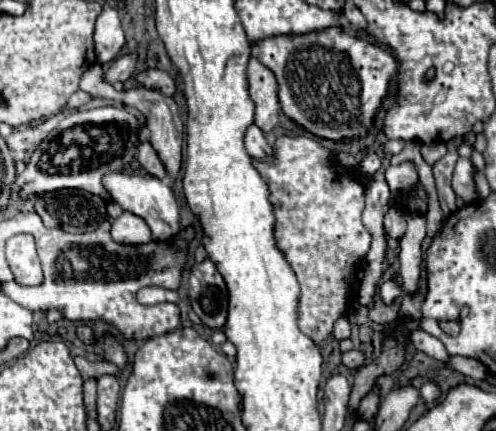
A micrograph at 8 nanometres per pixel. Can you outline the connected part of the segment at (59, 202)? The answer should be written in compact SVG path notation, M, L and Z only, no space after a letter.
M58 189L40 193L34 209L46 227L58 227L70 233L94 231L106 217L106 203L92 193L78 189Z

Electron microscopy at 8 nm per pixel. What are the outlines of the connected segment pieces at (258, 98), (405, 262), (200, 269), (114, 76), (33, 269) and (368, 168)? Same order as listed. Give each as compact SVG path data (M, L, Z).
M256 59L248 63L248 83L250 83L250 97L256 103L254 123L264 131L270 133L280 117L280 105L276 97L276 79L272 71L260 65Z
M408 215L406 221L406 233L400 239L400 277L404 293L414 295L420 289L422 241L426 237L426 219L422 215Z
M210 259L196 263L190 271L190 303L204 325L222 329L228 313L228 291L222 275Z
M124 55L110 65L110 69L104 73L102 79L110 85L114 85L116 81L126 81L134 75L134 67L136 67L136 57L134 55Z
M16 235L6 241L6 259L14 277L34 277L34 285L42 281L42 269L32 237Z
M374 153L366 155L366 157L364 157L364 161L362 161L360 171L362 171L364 175L370 175L370 173L374 173L376 169L380 169L380 159L378 159L378 155L374 155Z

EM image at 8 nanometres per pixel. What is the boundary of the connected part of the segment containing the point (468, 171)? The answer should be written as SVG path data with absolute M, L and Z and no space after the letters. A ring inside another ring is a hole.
M458 157L454 167L454 177L452 177L452 189L466 205L476 203L480 197L474 183L474 165L468 157Z

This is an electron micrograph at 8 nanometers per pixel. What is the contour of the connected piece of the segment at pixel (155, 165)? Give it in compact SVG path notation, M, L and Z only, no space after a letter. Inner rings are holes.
M144 141L144 145L140 145L140 151L138 151L138 163L140 163L140 169L144 169L144 173L148 175L154 175L162 181L168 181L168 175L164 171L164 165L162 161L158 159L156 151L152 149L152 145L148 141Z

